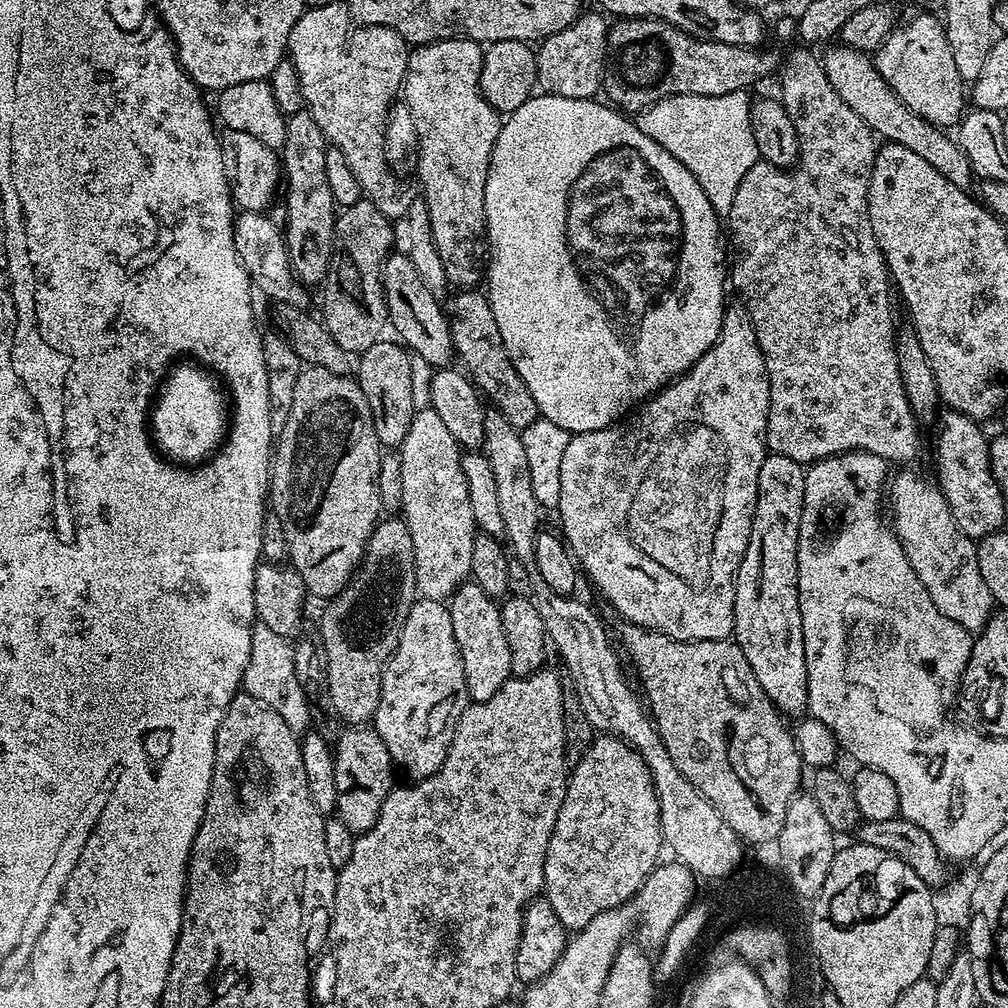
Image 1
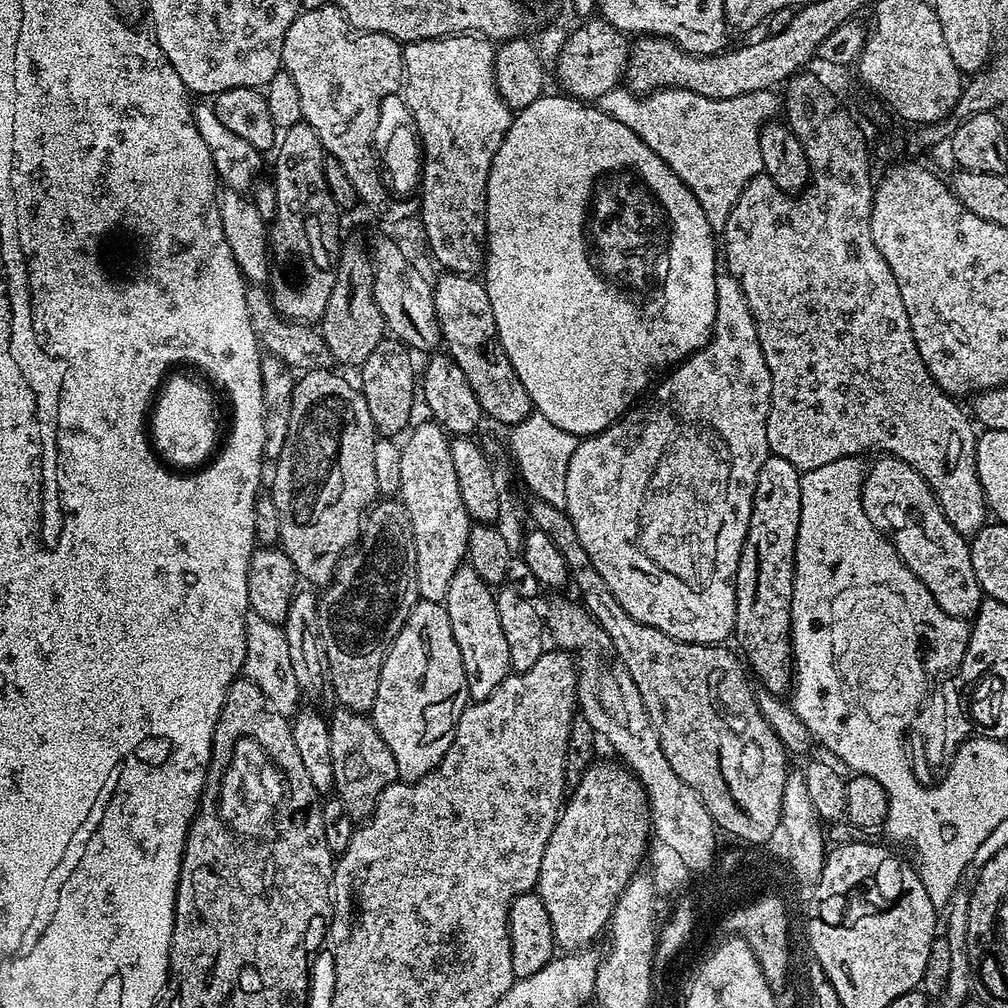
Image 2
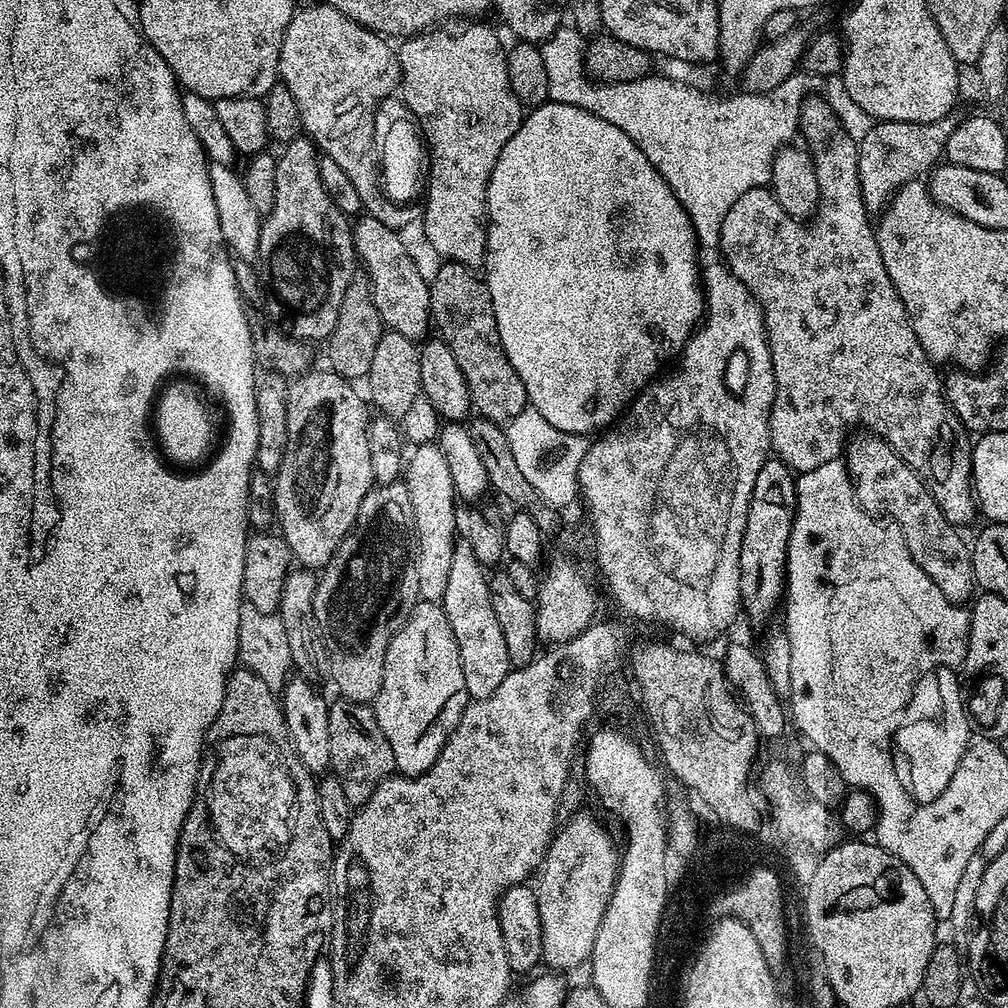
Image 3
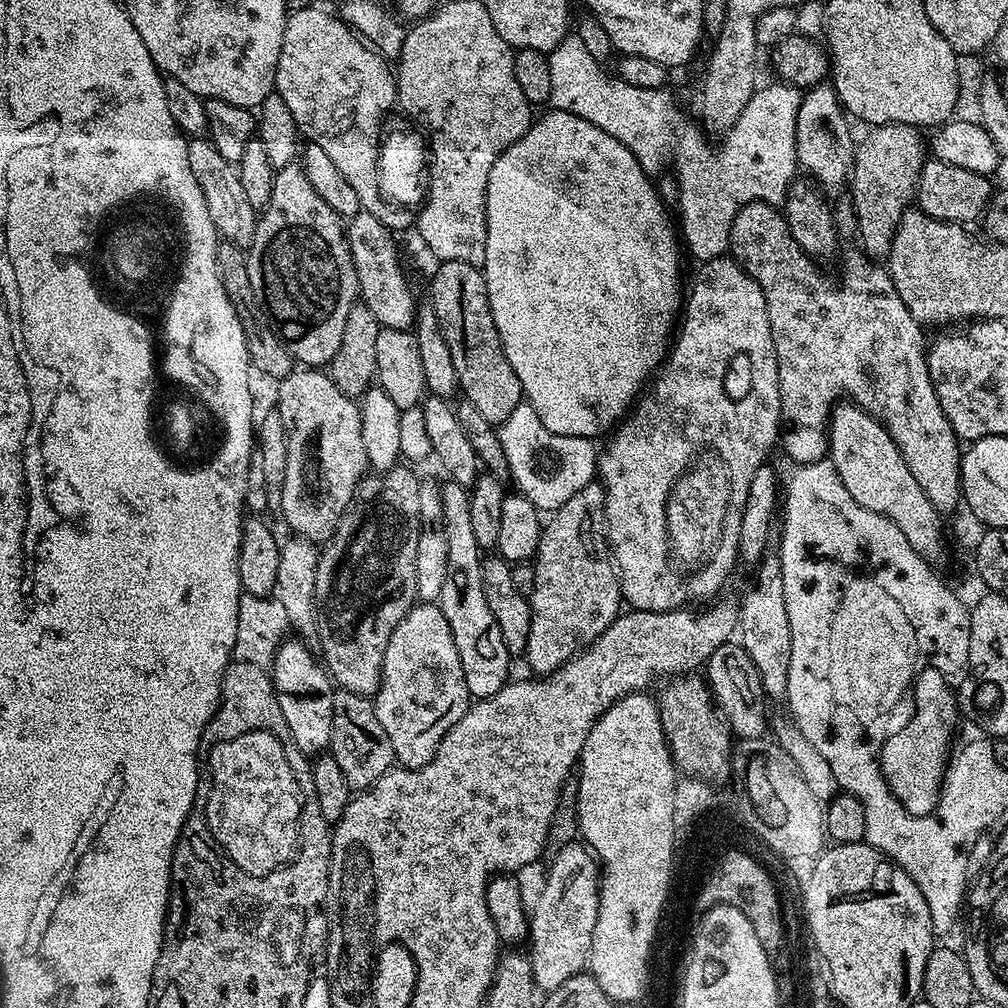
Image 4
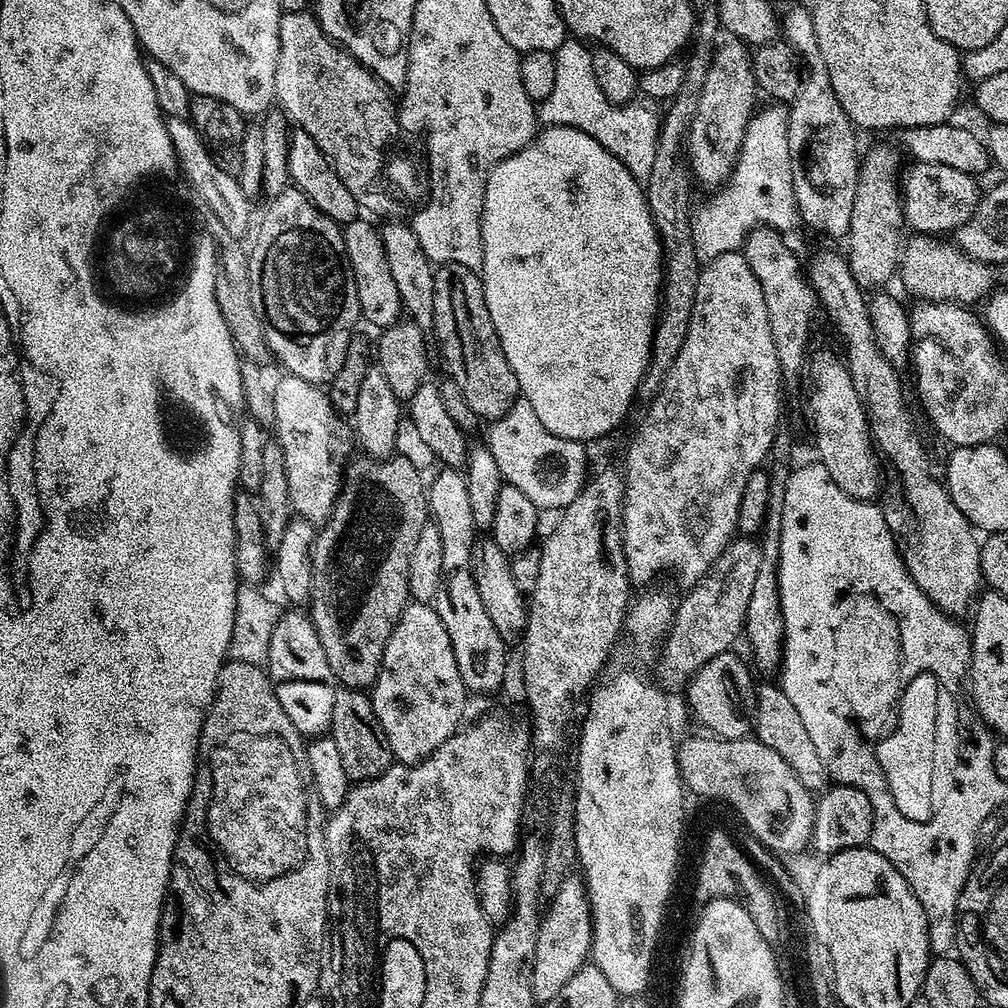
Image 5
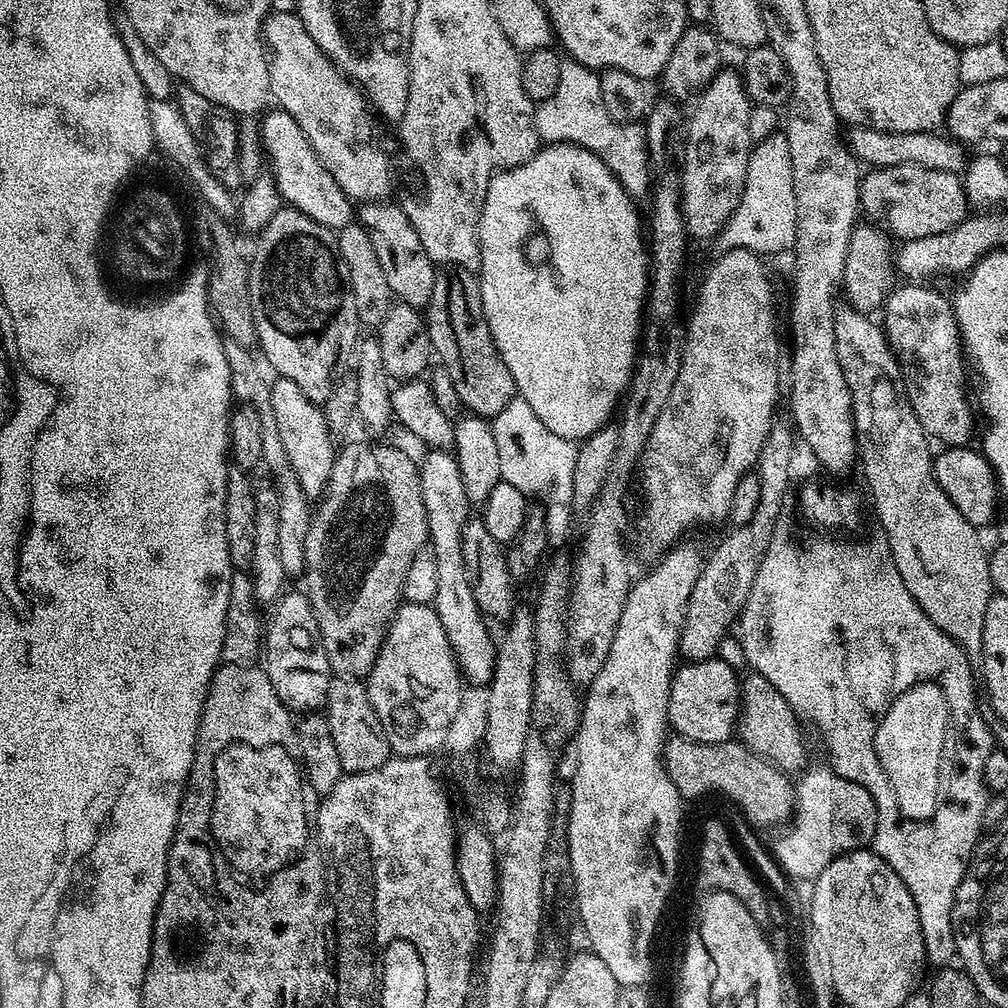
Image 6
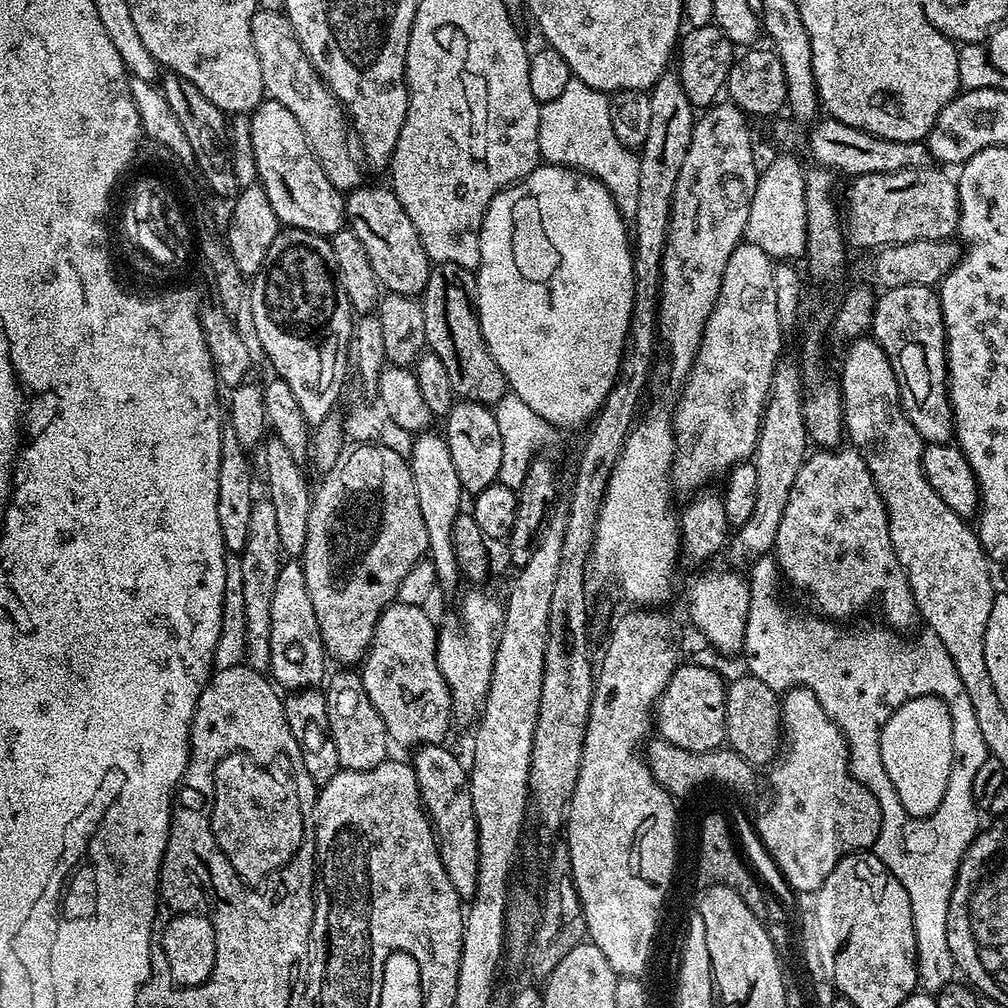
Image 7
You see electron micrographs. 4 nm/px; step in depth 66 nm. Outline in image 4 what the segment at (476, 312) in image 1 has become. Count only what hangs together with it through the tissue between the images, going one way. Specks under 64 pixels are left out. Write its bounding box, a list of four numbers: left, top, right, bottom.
[430,260,524,426]

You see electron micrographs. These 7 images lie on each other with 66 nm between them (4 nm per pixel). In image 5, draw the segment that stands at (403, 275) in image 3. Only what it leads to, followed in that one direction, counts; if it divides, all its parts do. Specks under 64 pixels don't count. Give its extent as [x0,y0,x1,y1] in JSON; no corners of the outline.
[343,218,402,330]

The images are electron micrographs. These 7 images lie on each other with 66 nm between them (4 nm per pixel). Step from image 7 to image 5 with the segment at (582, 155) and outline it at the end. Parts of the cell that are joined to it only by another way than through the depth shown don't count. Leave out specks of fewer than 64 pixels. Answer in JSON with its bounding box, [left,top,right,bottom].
[538,38,661,182]

